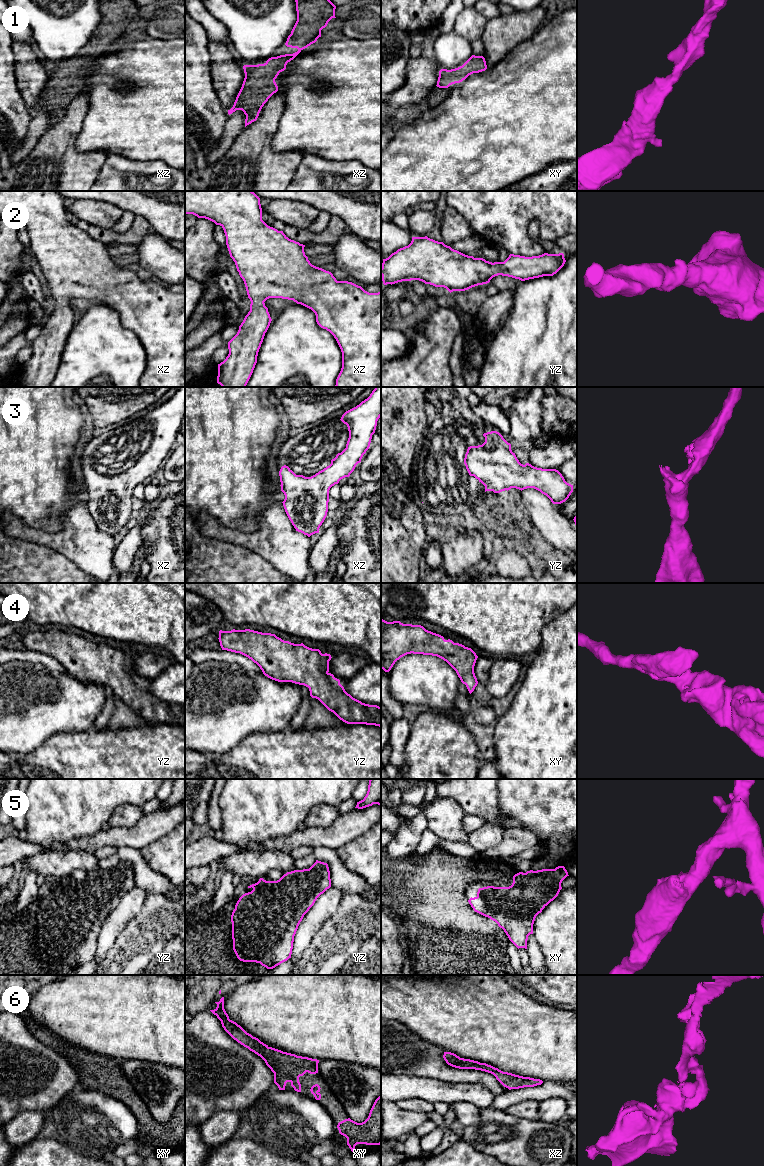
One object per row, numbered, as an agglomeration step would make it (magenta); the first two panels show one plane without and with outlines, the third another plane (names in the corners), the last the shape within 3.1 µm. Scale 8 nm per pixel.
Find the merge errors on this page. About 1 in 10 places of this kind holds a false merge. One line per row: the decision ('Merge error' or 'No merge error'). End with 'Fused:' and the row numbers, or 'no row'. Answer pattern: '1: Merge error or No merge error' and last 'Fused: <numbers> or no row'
1: No merge error
2: No merge error
3: No merge error
4: No merge error
5: No merge error
6: No merge error
Fused: no row

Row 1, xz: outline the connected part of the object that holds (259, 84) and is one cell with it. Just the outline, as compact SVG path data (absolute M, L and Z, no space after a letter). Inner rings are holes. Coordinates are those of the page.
M295 0L295 2L297 21L285 45L297 48L298 51L271 57L264 64L243 66L245 78L228 114L242 110L246 115L245 127L257 120L264 104L278 91L275 79L286 69L287 63L303 49L315 43L321 37L321 30L332 18L336 18L336 6L330 0Z

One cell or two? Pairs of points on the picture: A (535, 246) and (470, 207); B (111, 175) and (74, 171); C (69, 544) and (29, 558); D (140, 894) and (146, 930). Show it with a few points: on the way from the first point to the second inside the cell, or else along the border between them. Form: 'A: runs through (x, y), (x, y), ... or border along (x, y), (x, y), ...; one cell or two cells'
A: runs through (519, 241), (486, 208); one cell
B: border along (108, 155), (95, 180); two cells
C: border along (30, 542), (48, 546), (73, 561); two cells
D: border along (147, 895), (141, 910), (127, 923); two cells

